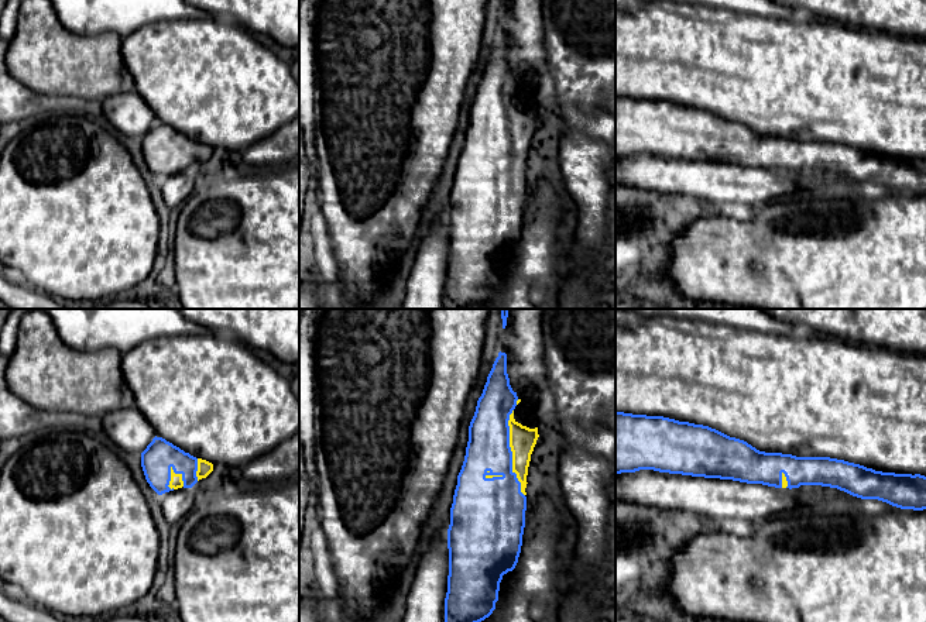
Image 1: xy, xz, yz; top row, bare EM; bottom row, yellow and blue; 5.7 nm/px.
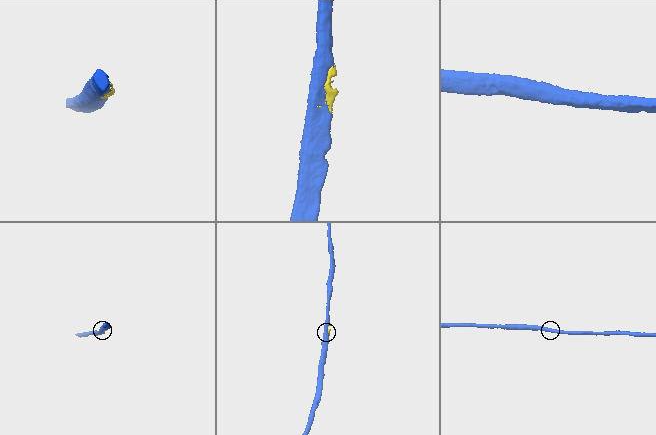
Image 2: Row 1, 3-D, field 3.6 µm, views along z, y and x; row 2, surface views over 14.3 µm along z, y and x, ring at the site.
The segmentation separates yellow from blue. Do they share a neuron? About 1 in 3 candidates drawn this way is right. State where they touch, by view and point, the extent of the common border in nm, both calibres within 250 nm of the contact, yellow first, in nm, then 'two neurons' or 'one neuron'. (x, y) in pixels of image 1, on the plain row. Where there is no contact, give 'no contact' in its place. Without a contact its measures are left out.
contact xz (513, 137); length 500 nm; calibres 150 and 240 nm; one neuron

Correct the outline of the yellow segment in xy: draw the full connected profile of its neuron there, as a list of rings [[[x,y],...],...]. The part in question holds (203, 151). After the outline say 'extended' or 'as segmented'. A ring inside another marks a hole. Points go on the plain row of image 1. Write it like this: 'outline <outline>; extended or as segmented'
outline [[[154,121],[141,137],[141,151],[150,171],[158,178],[192,172],[213,155],[213,148],[185,137],[162,121]]]; extended

